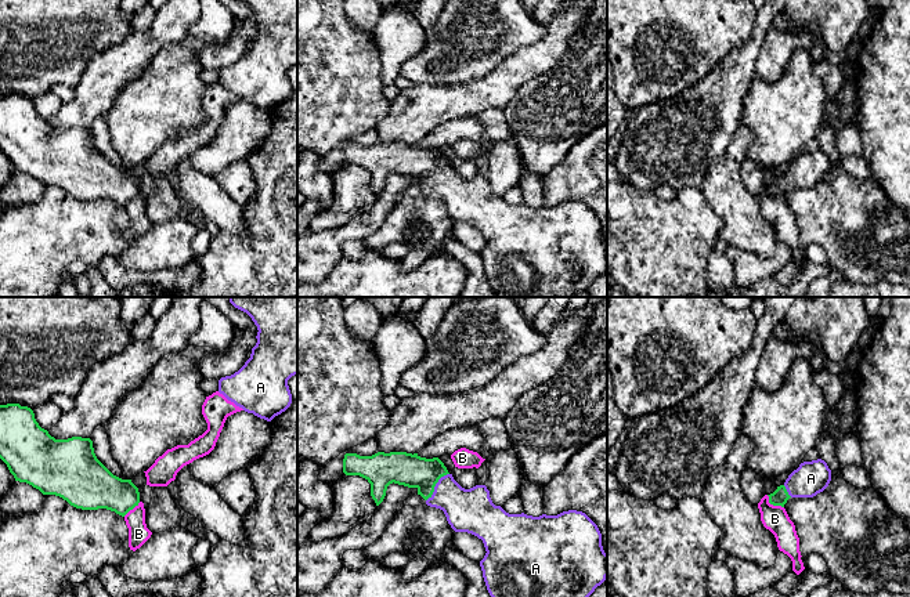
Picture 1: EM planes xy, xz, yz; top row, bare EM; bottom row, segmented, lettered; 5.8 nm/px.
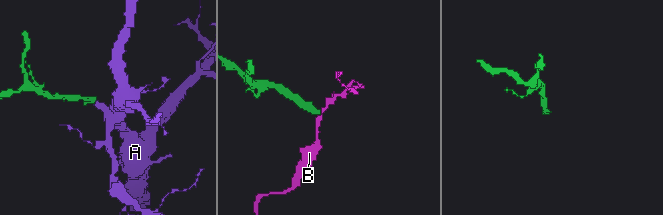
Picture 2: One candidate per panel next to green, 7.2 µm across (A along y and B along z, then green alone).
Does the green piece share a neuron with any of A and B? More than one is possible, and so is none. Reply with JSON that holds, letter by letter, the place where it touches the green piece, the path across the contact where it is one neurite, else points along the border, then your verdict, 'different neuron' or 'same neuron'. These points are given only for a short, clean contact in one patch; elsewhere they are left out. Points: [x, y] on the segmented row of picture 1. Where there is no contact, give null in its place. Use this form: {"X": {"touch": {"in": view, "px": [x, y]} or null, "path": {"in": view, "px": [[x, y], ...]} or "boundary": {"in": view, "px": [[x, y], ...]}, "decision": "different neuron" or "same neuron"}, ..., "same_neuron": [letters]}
{"A": {"touch": {"in": "xz", "px": [434, 485]}, "path": {"in": "xz", "px": [[410, 470], [422, 473], [434, 485], [468, 510]]}, "decision": "same neuron"}, "B": {"touch": {"in": "yz", "px": [773, 505]}, "boundary": {"in": "yz", "px": [[766, 495], [771, 503], [783, 507]]}, "decision": "different neuron"}, "same_neuron": ["A"]}

